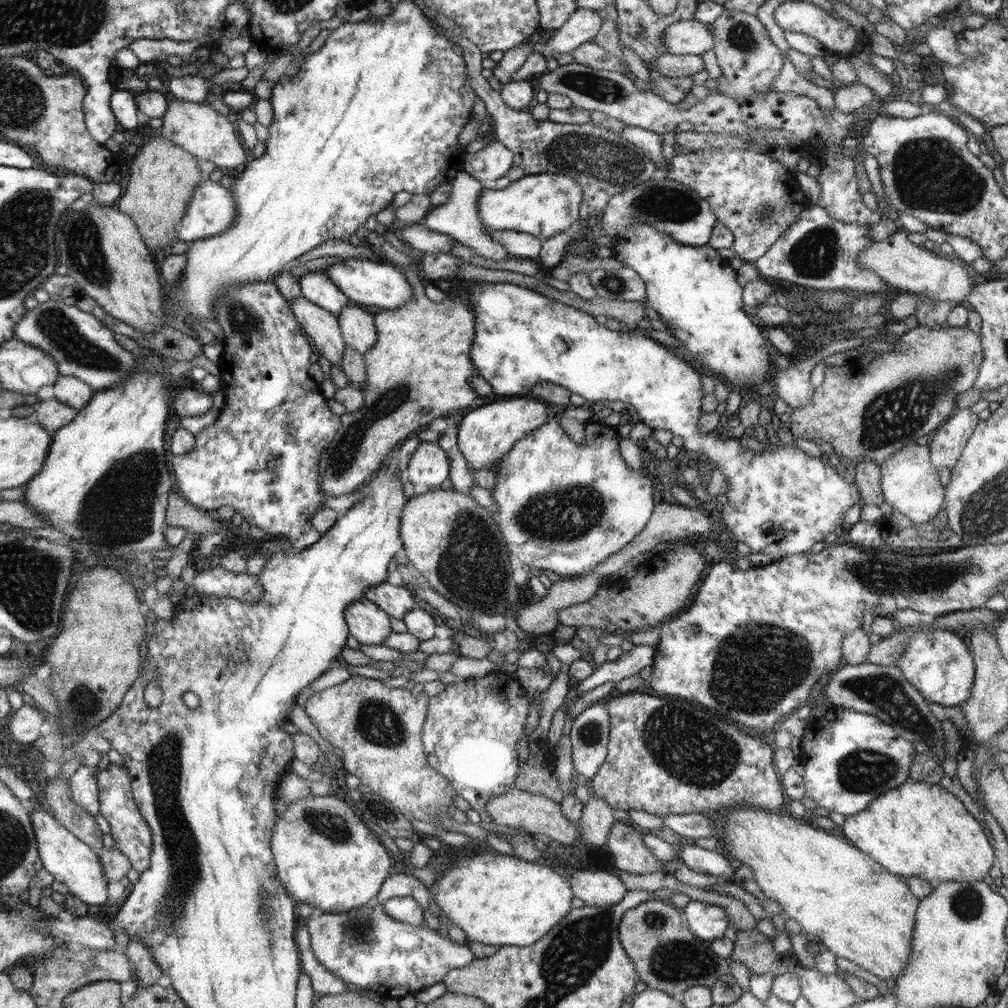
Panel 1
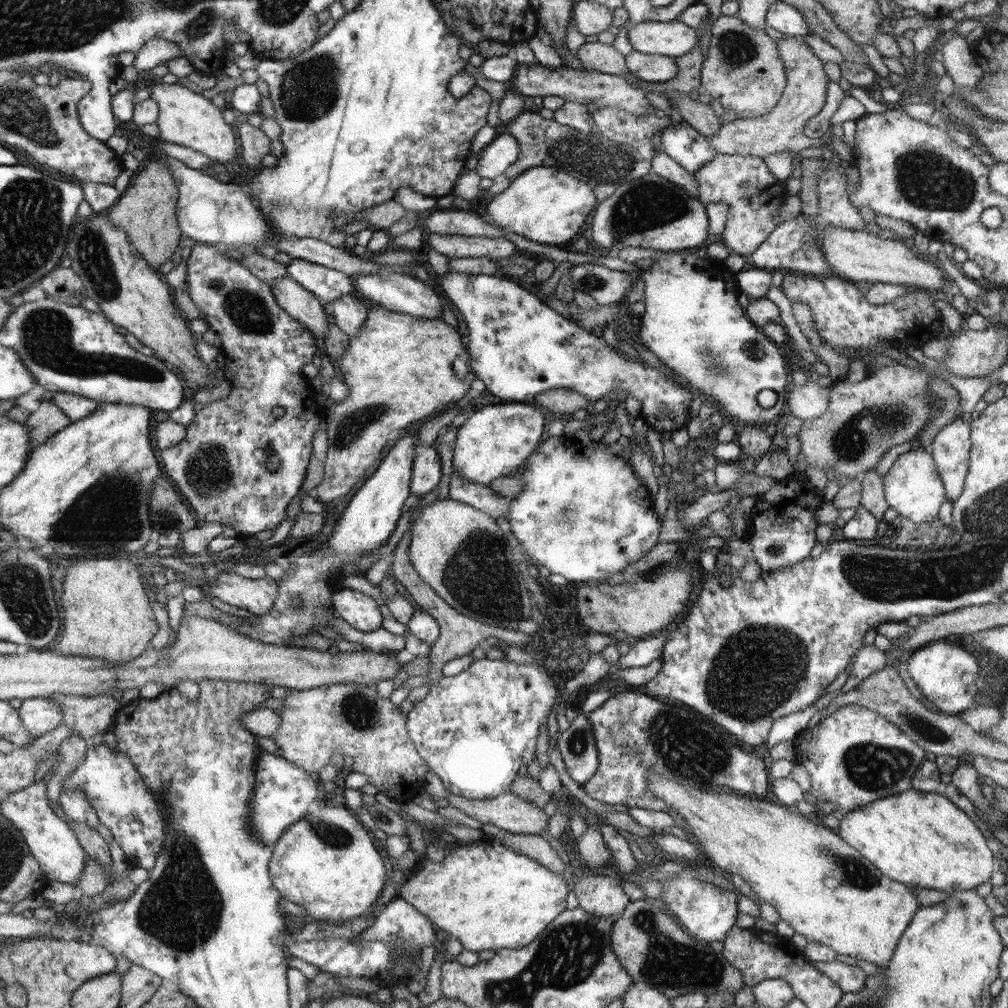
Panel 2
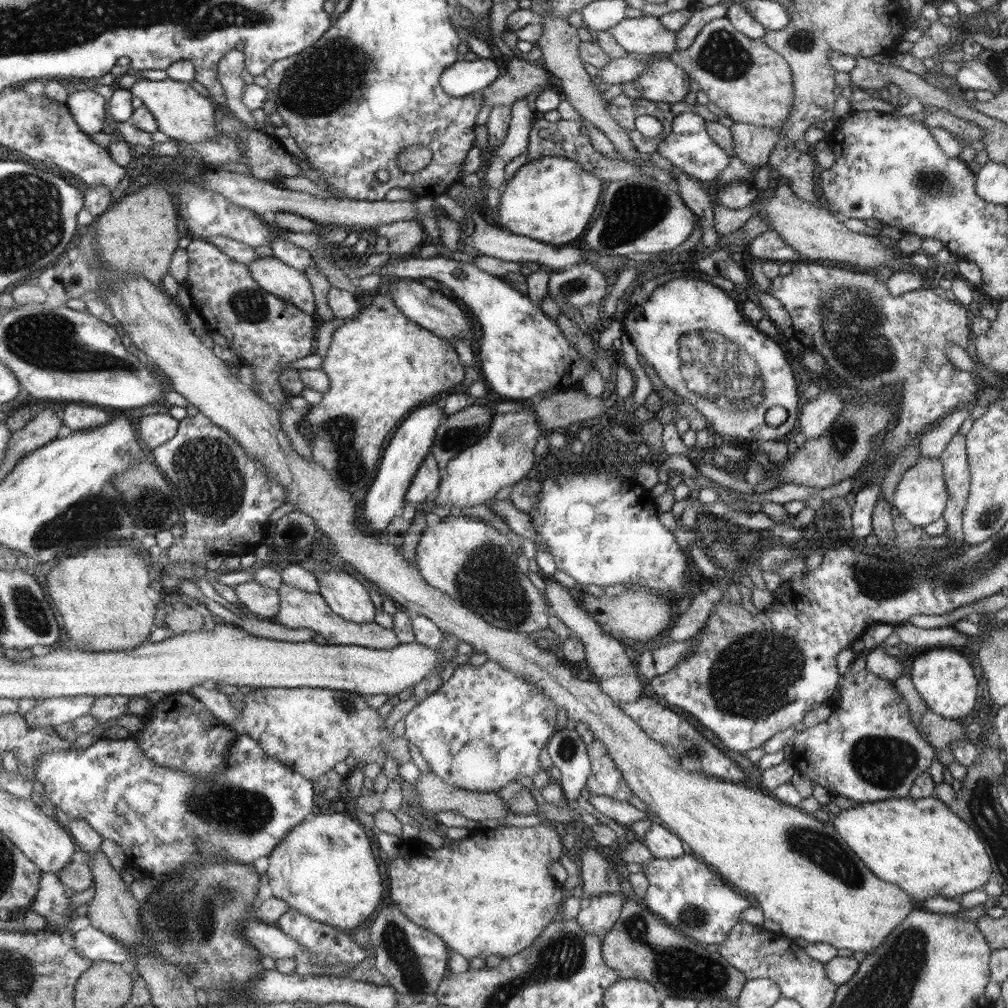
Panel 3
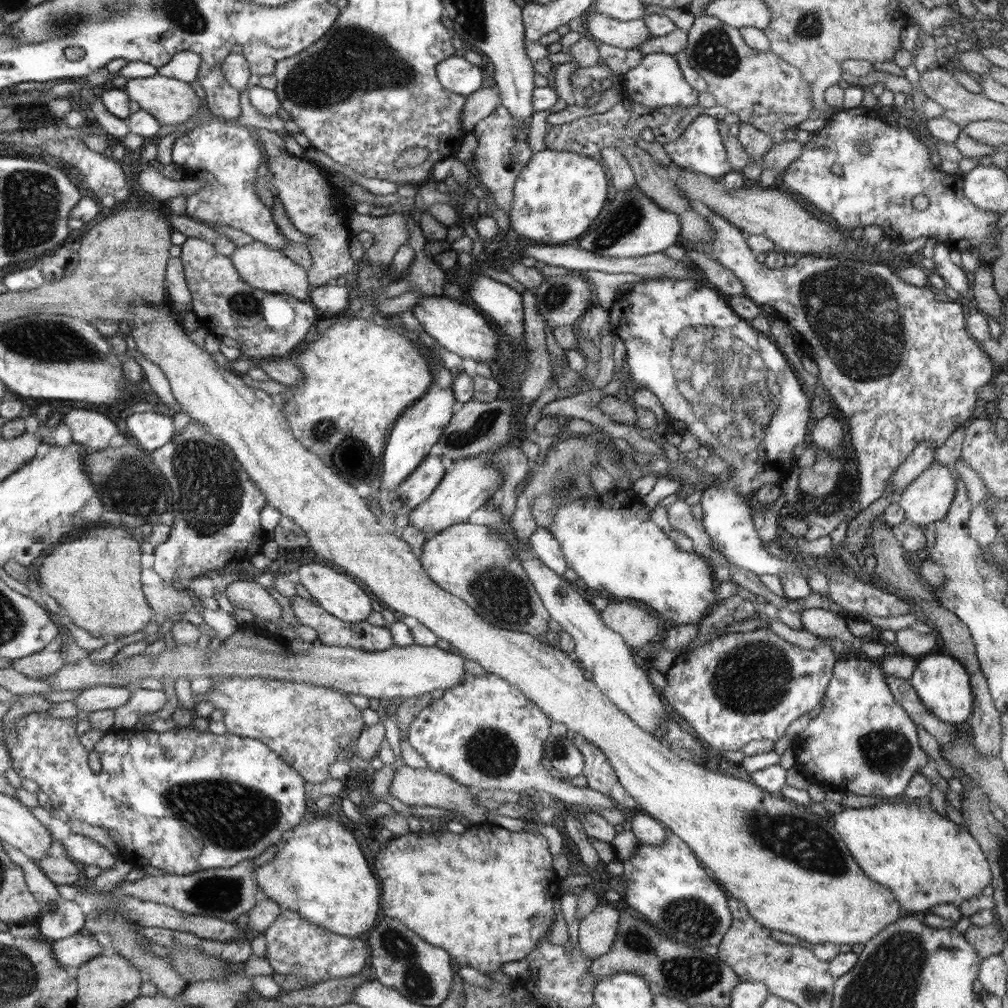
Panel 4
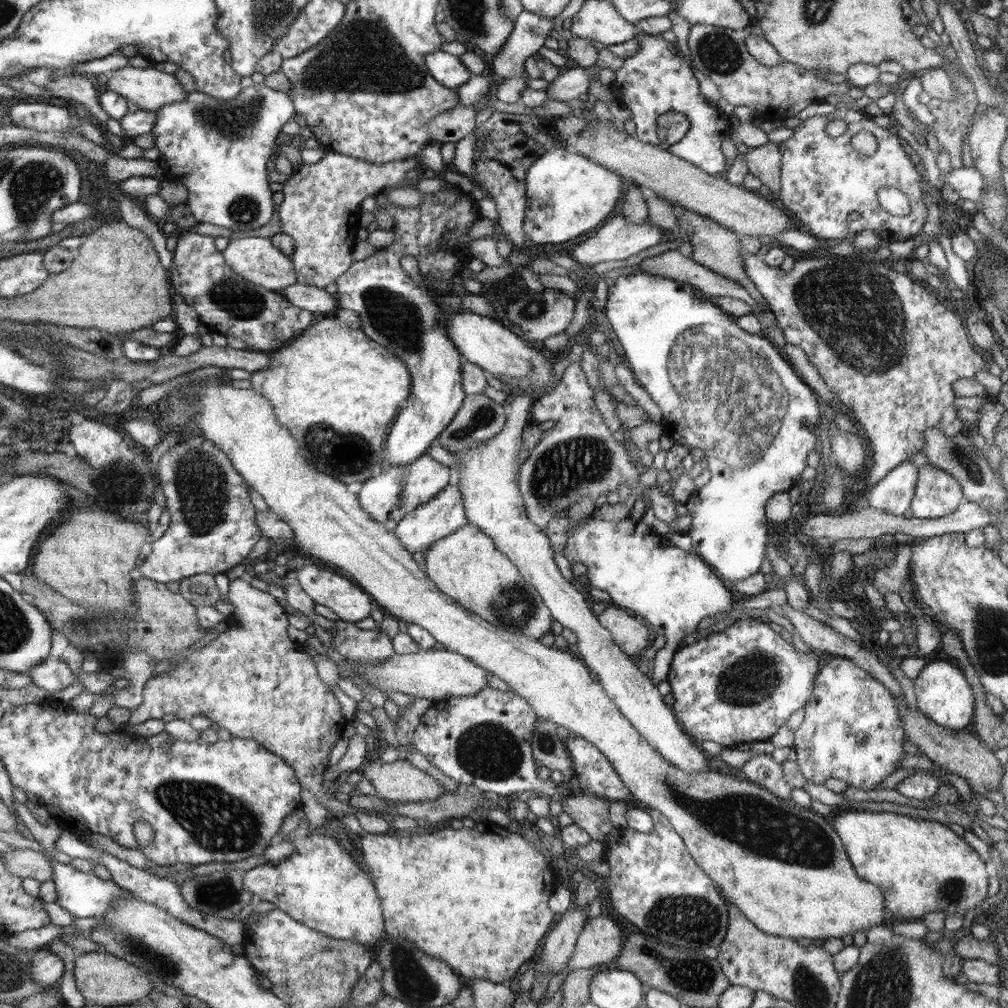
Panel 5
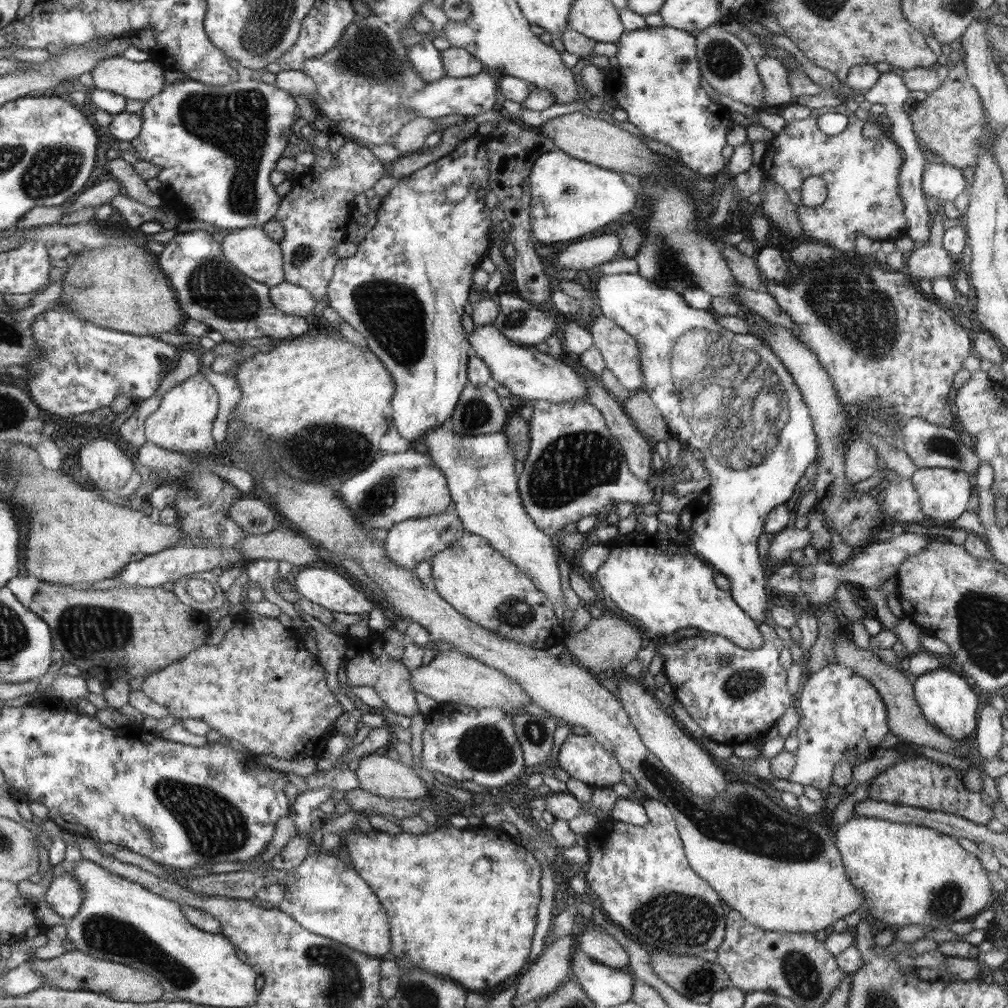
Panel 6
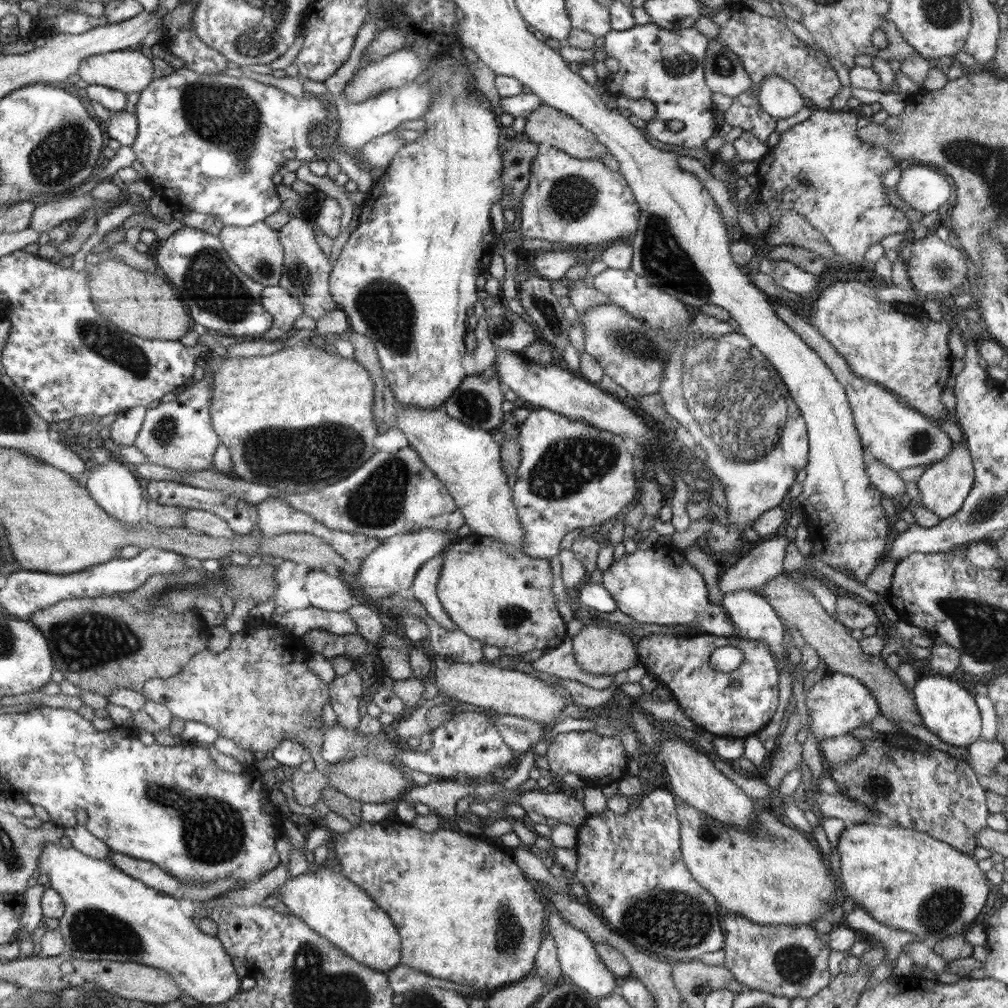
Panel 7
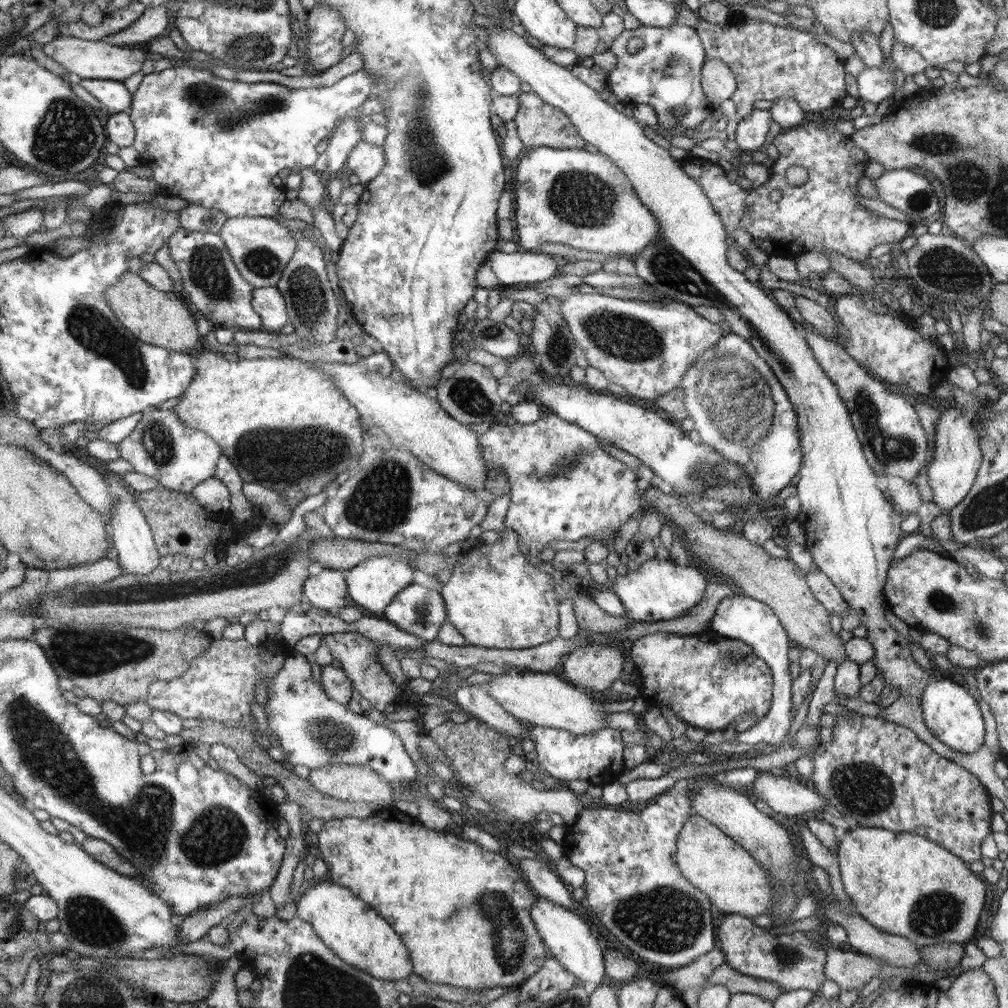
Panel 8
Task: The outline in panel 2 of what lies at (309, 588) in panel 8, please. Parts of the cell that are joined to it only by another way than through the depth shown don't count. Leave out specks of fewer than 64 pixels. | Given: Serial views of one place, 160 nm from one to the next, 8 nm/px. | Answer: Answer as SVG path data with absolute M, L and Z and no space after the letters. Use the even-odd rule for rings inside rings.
M338 587L332 594L331 604L334 612L358 630L372 632L382 624L382 614L376 600L359 590Z

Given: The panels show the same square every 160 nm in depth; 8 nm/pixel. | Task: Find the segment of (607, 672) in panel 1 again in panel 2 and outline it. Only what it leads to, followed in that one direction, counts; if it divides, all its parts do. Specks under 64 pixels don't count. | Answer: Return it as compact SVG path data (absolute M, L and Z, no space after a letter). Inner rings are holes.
M665 630L654 637L642 638L636 642L632 649L620 659L618 668L636 668L639 666L648 666L653 660L662 657L662 648L666 639L668 639L669 632Z

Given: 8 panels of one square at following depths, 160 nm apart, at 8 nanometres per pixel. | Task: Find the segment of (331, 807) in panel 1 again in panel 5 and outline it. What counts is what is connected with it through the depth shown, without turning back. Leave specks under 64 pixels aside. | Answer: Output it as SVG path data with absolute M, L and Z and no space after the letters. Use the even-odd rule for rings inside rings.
M314 831L301 842L296 842L296 851L280 859L278 864L261 864L256 868L250 868L242 877L244 890L251 892L261 900L272 902L276 909L289 913L297 921L308 925L308 928L316 929L326 936L336 937L338 940L355 941L368 947L375 947L380 944L384 936L385 918L382 918L382 901L376 894L376 888L370 876L354 862L350 853L346 852L334 838L326 834L315 835Z

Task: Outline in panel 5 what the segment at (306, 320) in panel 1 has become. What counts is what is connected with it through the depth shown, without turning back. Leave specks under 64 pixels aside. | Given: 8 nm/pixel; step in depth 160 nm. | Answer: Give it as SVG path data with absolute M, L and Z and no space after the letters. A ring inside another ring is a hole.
M248 236L229 241L228 246L221 250L225 260L240 276L254 284L263 286L272 292L280 292L298 282L298 273L291 257L276 248L267 237Z

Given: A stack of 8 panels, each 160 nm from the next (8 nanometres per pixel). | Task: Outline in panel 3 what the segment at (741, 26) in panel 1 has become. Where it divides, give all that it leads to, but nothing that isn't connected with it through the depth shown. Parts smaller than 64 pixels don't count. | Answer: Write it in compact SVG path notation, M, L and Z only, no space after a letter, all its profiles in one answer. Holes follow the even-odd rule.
M726 17L708 22L687 50L674 51L666 57L696 81L700 90L708 95L709 102L721 108L733 122L766 128L781 128L787 124L792 104L795 103L794 74L791 72L791 66L761 39L755 40L740 33Z

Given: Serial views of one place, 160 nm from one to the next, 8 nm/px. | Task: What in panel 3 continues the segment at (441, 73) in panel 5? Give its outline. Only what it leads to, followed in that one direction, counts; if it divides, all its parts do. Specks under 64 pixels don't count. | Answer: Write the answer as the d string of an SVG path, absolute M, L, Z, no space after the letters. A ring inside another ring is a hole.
M490 59L460 60L442 76L442 88L452 97L467 98L486 89L498 80L500 68Z

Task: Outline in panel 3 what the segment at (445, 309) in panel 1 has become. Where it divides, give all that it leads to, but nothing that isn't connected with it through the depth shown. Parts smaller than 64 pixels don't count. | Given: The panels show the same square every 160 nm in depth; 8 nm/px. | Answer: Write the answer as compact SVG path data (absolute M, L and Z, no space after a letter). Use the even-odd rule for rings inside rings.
M389 294L378 295L370 308L366 308L360 311L354 318L348 319L343 325L340 325L332 334L332 340L326 355L322 359L322 370L328 375L330 379L330 386L328 390L325 390L322 395L321 402L314 405L308 404L307 411L304 415L306 422L310 422L312 426L312 436L306 437L305 440L308 441L310 448L312 449L313 461L318 464L323 465L325 469L328 469L328 472L334 477L339 485L347 490L350 495L354 495L358 490L368 490L371 487L371 484L375 481L374 476L376 476L376 470L378 468L378 462L380 456L383 456L382 450L386 450L384 442L388 440L390 432L403 422L404 419L410 416L412 410L414 410L414 404L416 408L418 406L428 405L430 400L434 400L438 394L442 392L448 392L450 388L454 388L458 382L464 380L464 366L460 364L458 360L458 354L454 352L454 348L450 346L450 341L444 340L443 337L436 336L434 332L430 329L424 328L422 325L416 324L415 321L412 321L407 316L404 316L402 310L392 302L393 298Z

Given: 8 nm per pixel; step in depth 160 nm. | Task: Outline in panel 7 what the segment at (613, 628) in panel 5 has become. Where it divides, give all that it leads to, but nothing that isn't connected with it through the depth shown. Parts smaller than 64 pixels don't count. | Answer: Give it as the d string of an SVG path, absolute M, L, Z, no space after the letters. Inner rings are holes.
M587 623L570 642L574 659L588 674L615 675L638 664L634 642L610 628Z

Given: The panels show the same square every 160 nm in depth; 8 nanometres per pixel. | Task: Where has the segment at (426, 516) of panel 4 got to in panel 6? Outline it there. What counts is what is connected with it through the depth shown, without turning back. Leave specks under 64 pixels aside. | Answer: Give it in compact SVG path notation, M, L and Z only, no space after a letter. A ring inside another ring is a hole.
M452 506L446 513L438 516L406 520L404 523L398 523L388 531L384 540L384 549L387 550L387 556L402 569L414 571L416 565L422 560L431 559L434 555L443 552L450 547L454 541L463 536L463 523L460 521L459 514Z

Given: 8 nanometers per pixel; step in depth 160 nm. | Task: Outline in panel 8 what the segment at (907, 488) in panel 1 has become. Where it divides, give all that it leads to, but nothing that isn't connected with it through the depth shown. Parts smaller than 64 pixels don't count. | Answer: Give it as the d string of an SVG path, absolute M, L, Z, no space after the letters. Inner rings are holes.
M959 406L943 410L935 429L934 459L926 467L926 476L933 490L934 504L942 510L952 510L964 501L964 497L974 486L983 461L980 439L968 414Z

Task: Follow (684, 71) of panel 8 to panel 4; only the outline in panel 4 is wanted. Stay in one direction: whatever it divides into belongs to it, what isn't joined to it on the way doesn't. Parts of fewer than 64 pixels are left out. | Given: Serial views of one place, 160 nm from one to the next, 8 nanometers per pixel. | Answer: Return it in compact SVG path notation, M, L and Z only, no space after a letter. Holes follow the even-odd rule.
M653 53L643 57L639 66L624 74L624 79L626 80L624 81L624 88L620 93L626 99L648 108L665 105L684 107L698 105L698 92L684 80L682 70L678 66L678 62L674 60L674 56ZM700 114L694 122L688 125L682 136L679 136L674 142L665 142L663 148L676 165L719 179L724 177L726 172L730 172L731 166L728 164L730 160L726 160L724 145L722 144L722 136L718 132L718 119L708 114Z

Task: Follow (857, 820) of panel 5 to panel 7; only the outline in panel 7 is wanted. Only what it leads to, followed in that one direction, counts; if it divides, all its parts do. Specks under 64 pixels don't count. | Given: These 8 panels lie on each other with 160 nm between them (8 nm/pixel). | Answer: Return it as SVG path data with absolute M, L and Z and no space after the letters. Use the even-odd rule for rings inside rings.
M854 823L841 832L837 844L840 854L840 880L855 904L884 926L934 941L964 934L982 912L990 892L986 875L973 856L958 852L951 844L898 825Z

